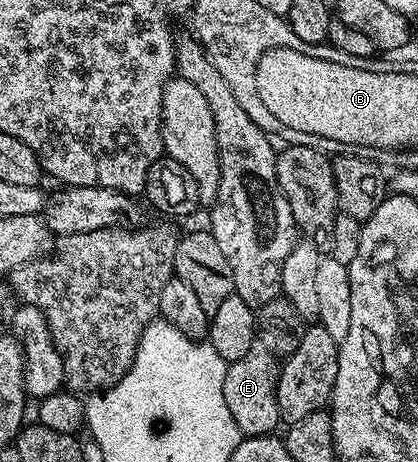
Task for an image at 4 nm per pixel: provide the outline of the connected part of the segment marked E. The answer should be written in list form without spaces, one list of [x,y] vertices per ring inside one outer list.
[[[256,342],[237,362],[228,364],[223,383],[225,406],[229,406],[229,414],[233,414],[233,422],[237,422],[244,437],[270,436],[281,424],[277,406],[280,367],[280,361],[261,342]]]

